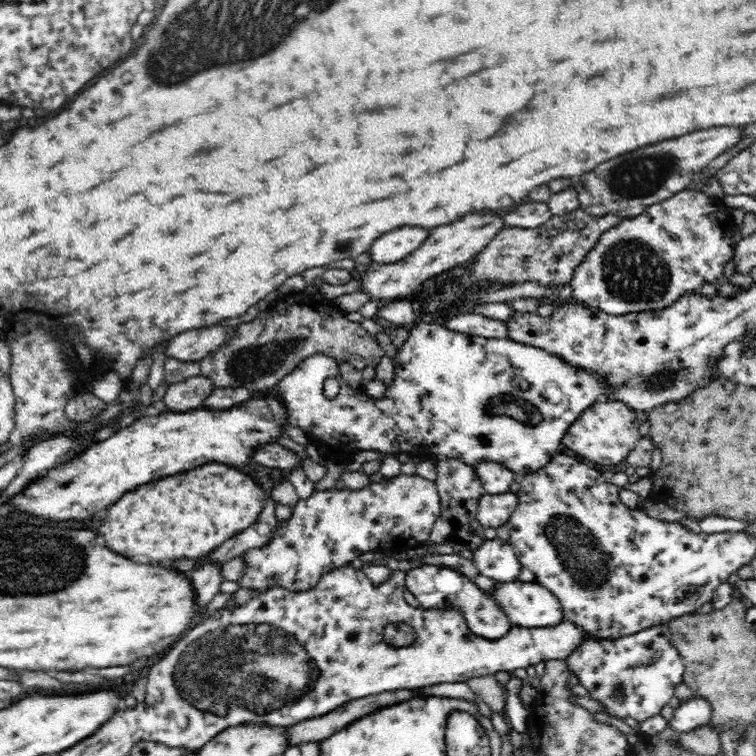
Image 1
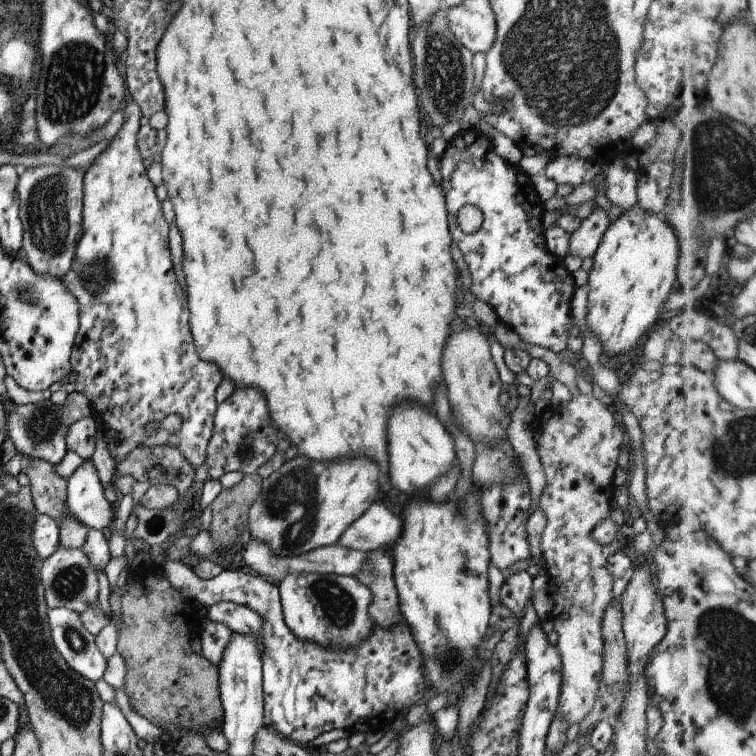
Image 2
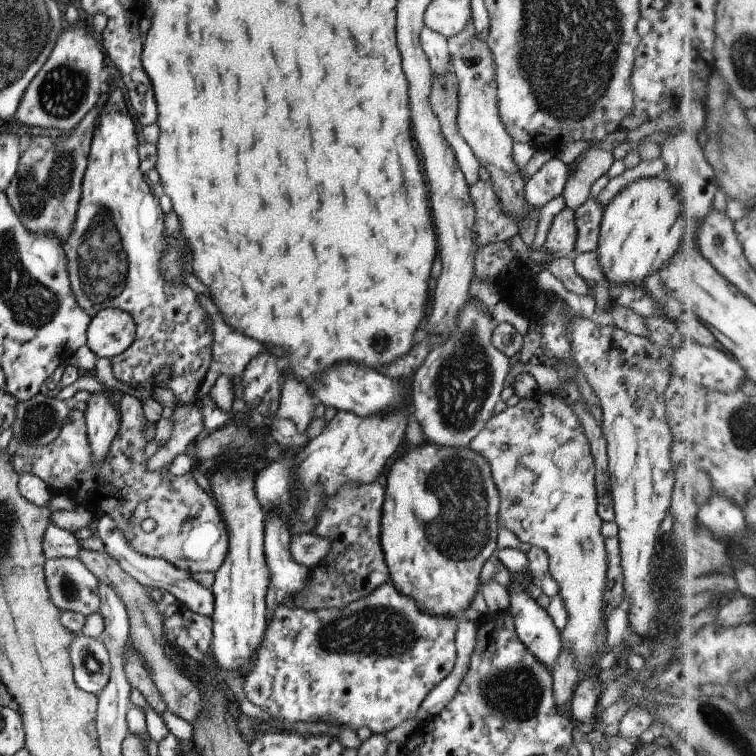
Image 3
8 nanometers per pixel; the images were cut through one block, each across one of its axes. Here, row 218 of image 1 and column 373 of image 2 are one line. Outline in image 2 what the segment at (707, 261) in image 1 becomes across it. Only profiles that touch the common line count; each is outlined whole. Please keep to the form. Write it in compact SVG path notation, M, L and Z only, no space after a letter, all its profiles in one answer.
M168 561L165 562L162 571L169 583L191 603L209 607L219 601L232 601L260 615L263 620L261 637L263 638L264 726L292 742L308 748L312 740L334 728L362 734L386 732L392 729L395 720L404 717L405 709L410 709L423 700L428 687L423 656L401 612L399 623L394 623L390 628L385 629L378 624L374 625L371 633L364 637L360 646L340 650L327 649L321 644L297 637L285 623L277 584L254 575L247 569L238 572L222 570L215 577L204 579L188 563Z

